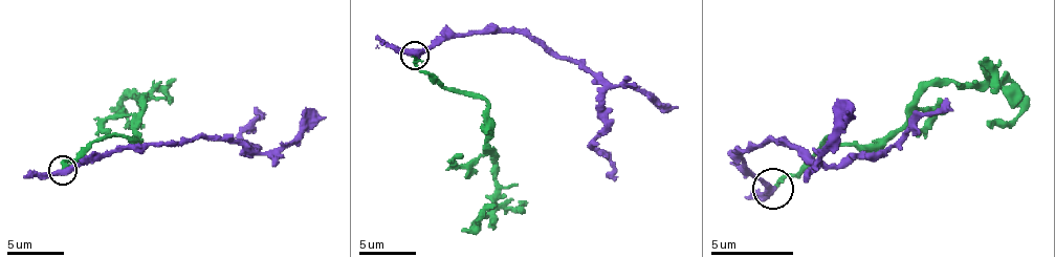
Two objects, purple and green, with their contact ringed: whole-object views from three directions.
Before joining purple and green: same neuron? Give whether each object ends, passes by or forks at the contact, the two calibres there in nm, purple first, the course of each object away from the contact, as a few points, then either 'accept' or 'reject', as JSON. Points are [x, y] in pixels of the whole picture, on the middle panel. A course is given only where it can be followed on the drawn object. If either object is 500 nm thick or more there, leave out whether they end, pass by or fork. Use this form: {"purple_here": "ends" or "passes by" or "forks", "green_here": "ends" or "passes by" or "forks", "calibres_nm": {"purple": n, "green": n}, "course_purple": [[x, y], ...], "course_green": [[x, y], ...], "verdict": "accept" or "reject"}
{"purple_here": "passes by", "green_here": "ends", "calibres_nm": {"purple": 440, "green": 320}, "course_purple": [[414, 55], [477, 31], [528, 31], [576, 60], [602, 86], [606, 131], [594, 143], [614, 169], [606, 174]], "course_green": [[414, 55], [419, 68], [445, 88], [477, 94], [485, 103], [497, 202], [474, 226], [497, 206]], "verdict": "accept"}

